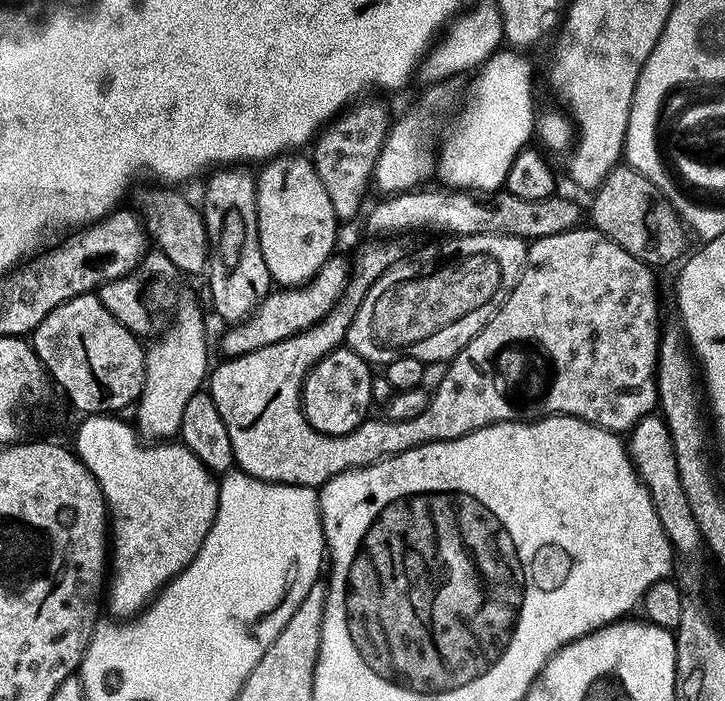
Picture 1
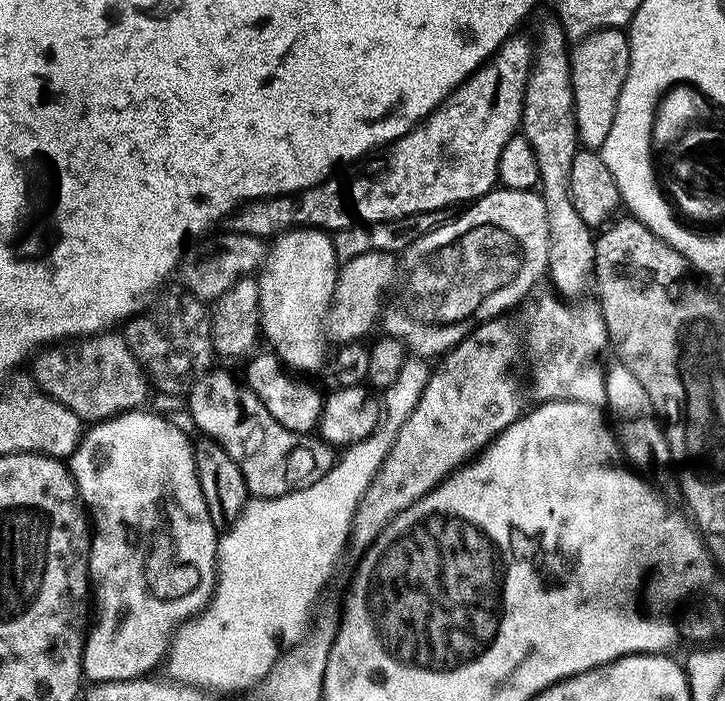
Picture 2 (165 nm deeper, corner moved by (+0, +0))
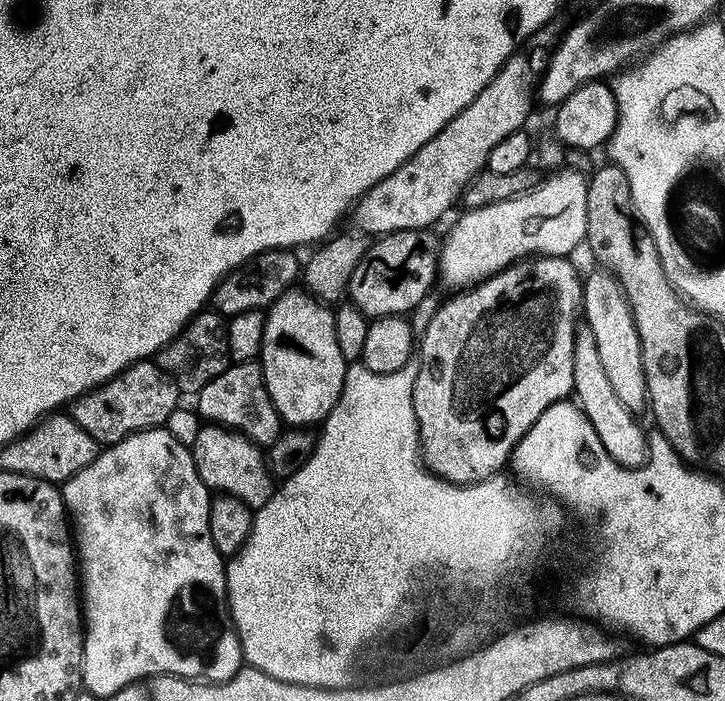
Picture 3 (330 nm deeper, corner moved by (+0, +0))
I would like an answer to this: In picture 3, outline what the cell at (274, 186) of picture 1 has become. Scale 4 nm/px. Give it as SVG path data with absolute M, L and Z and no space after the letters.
M284 291L267 307L258 363L264 372L268 393L281 421L293 429L307 429L312 426L310 424L319 425L330 414L330 410L334 410L344 389L344 379L350 364L338 348L333 309L327 303L317 300L315 296L309 296L307 291L294 291Z

